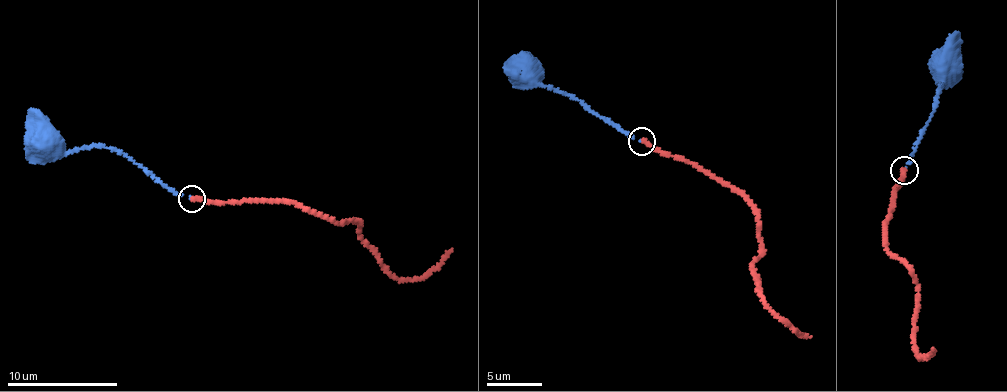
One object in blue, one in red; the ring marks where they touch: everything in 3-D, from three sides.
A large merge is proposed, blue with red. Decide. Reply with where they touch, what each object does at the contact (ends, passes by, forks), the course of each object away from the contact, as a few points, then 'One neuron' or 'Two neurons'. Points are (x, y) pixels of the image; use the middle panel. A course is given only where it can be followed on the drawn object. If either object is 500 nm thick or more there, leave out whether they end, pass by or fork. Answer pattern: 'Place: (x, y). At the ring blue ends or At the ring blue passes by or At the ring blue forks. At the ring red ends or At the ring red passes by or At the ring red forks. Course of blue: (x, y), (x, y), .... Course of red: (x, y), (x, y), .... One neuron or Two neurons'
Place: (642, 141). At the ring blue ends. At the ring red ends. Course of blue: (642, 142), (585, 109), (580, 101), (544, 87), (517, 84), (518, 75). Course of red: (642, 142), (744, 191), (758, 221), (761, 252), (750, 269), (765, 304), (780, 319), (811, 336). Two neurons

